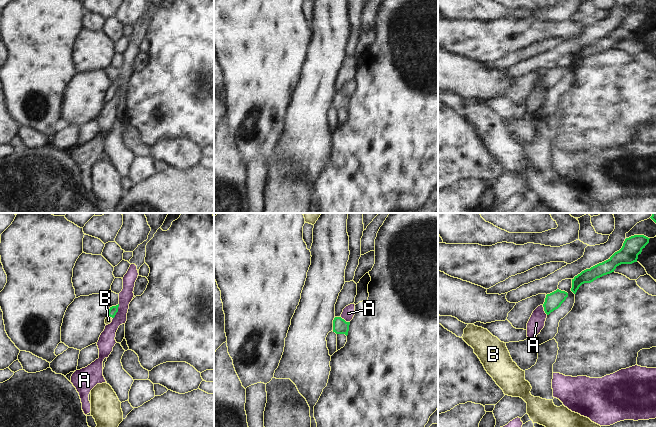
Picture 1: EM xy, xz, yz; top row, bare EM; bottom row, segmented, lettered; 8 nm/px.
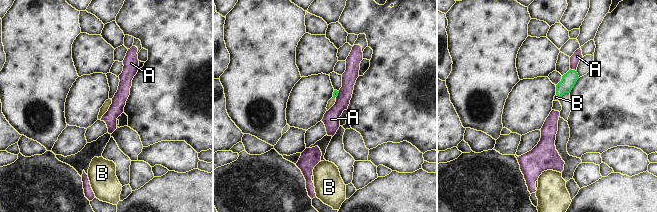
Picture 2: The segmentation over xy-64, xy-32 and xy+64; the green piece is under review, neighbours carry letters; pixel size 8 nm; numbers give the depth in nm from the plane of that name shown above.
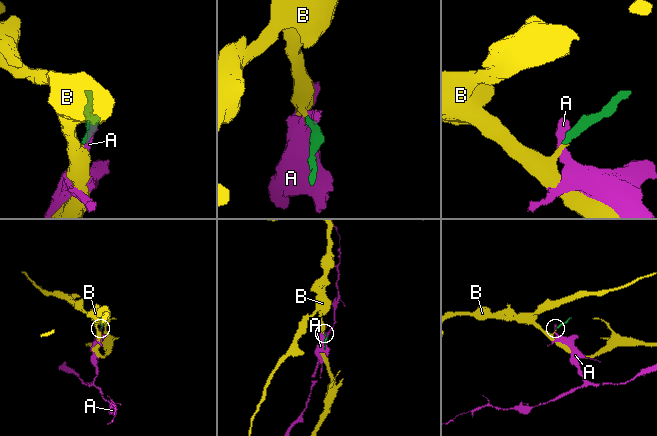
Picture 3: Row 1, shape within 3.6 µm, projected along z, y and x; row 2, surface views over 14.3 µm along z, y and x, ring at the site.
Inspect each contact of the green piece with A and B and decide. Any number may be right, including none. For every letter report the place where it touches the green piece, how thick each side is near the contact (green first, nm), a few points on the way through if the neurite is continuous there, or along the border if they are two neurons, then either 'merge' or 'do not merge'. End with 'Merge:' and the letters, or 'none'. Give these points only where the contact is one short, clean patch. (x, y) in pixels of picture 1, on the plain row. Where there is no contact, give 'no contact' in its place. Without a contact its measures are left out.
A: contact xy (117, 87); calibres 70 and 130 nm; border xy (119, 80), (118, 87), (113, 94); do not merge
B: contact xy (110, 92); calibres 70 and 60 nm; way xy (113, 86), (110, 92), (108, 96); merge
Merge: B

